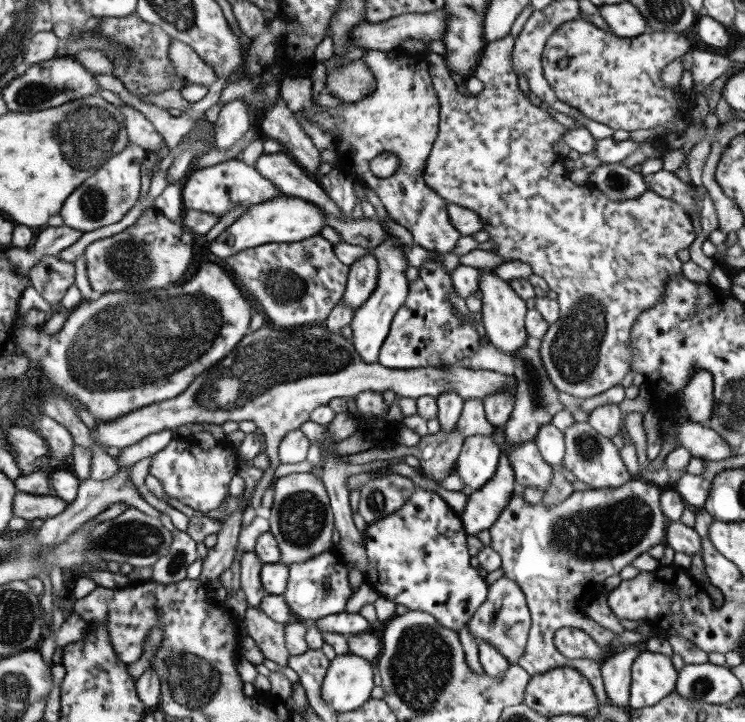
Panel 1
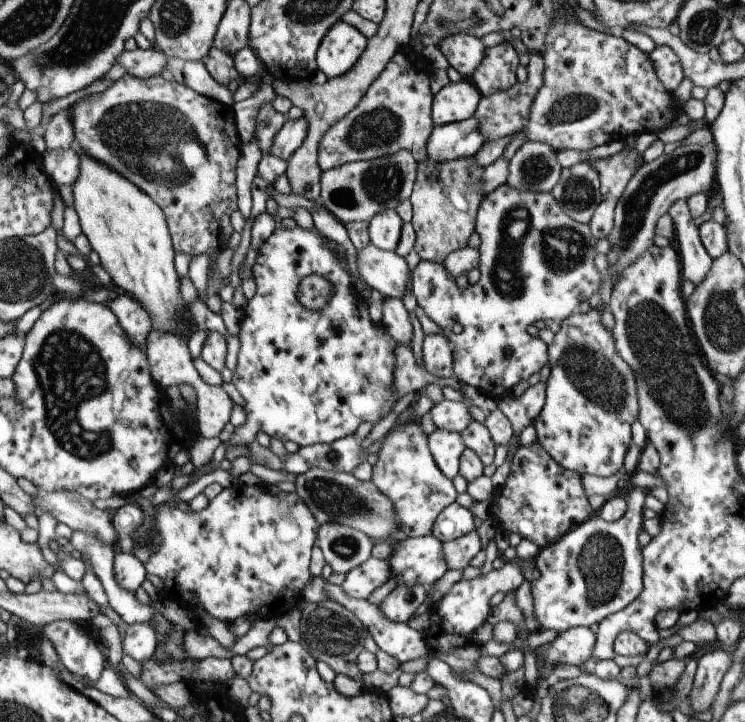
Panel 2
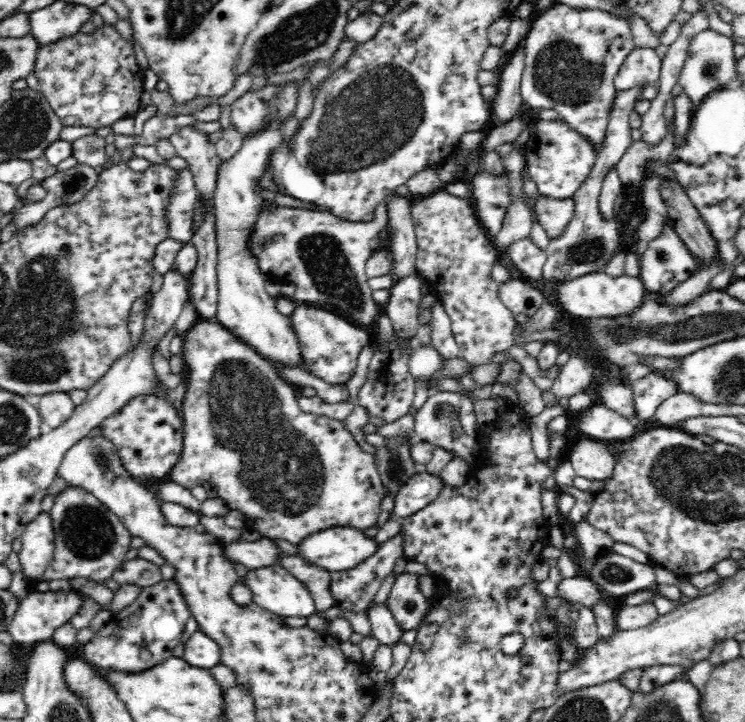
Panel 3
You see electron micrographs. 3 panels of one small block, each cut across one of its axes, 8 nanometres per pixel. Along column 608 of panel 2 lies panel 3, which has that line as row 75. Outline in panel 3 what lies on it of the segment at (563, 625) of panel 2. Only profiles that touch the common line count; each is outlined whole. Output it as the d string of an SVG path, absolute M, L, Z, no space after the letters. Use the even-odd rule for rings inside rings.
M558 4L558 6L550 6L535 22L531 23L531 27L525 37L525 65L521 76L521 99L523 102L528 104L527 106L532 106L532 108L550 108L555 110L576 132L589 139L591 144L596 147L596 150L600 149L603 144L602 140L606 136L609 111L613 104L614 94L617 92L614 86L614 76L618 72L618 68L624 64L626 56L637 47L629 22L602 10L576 10L566 4Z

